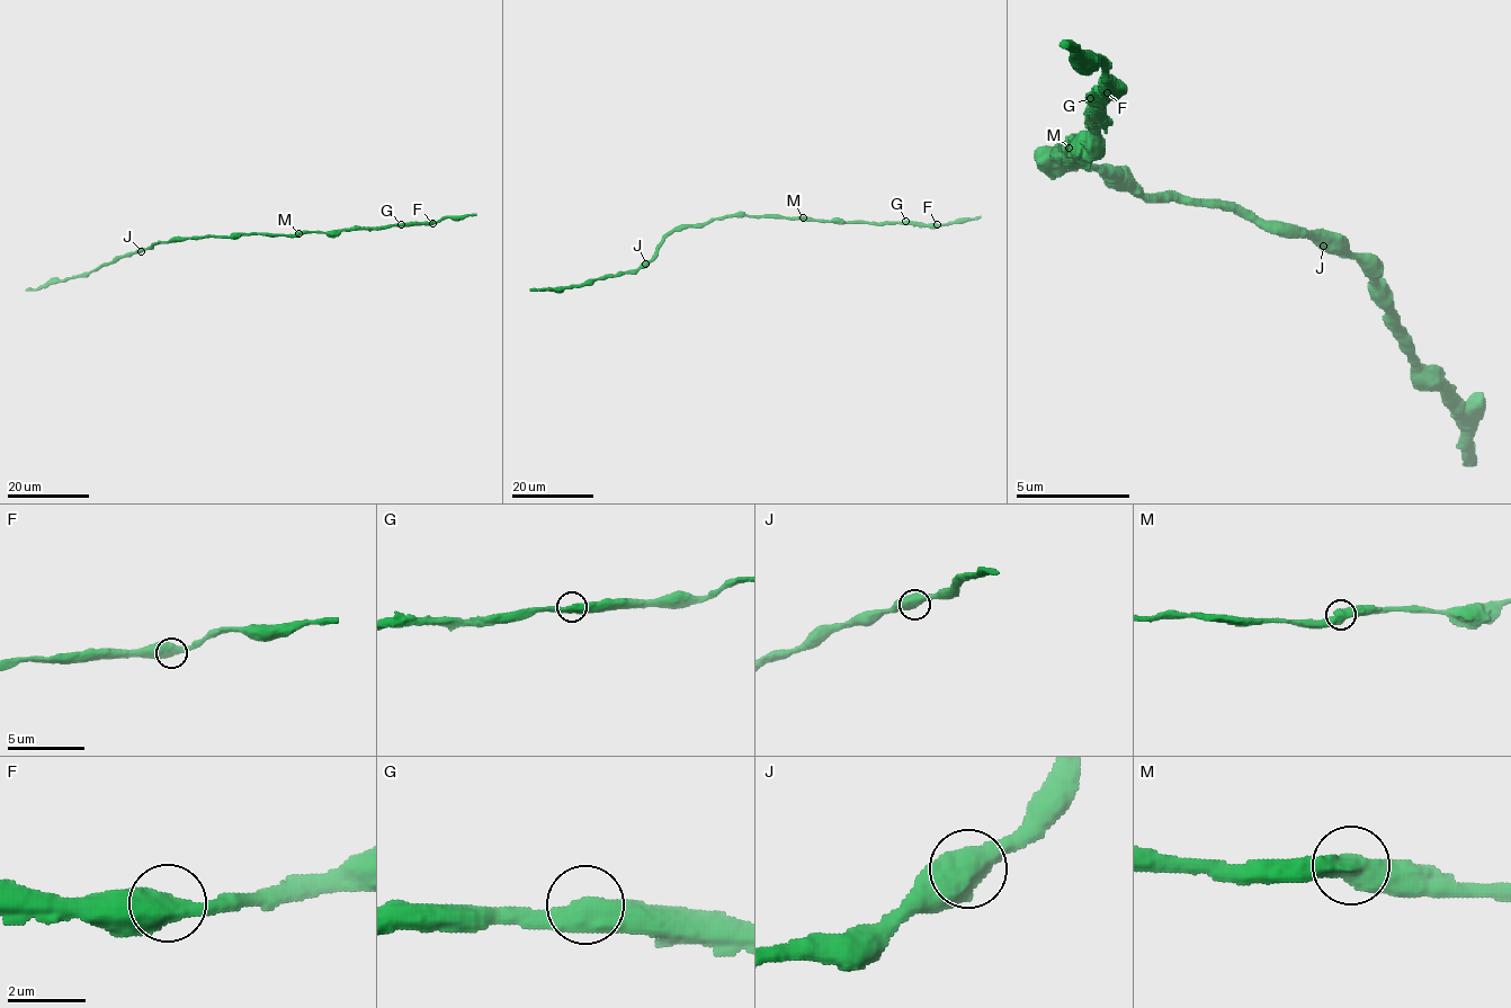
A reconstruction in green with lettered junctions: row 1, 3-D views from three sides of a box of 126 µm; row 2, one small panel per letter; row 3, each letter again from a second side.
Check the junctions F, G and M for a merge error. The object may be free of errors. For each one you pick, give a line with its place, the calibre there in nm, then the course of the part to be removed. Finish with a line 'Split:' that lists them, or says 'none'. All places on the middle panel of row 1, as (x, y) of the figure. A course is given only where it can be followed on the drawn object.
Split: none

